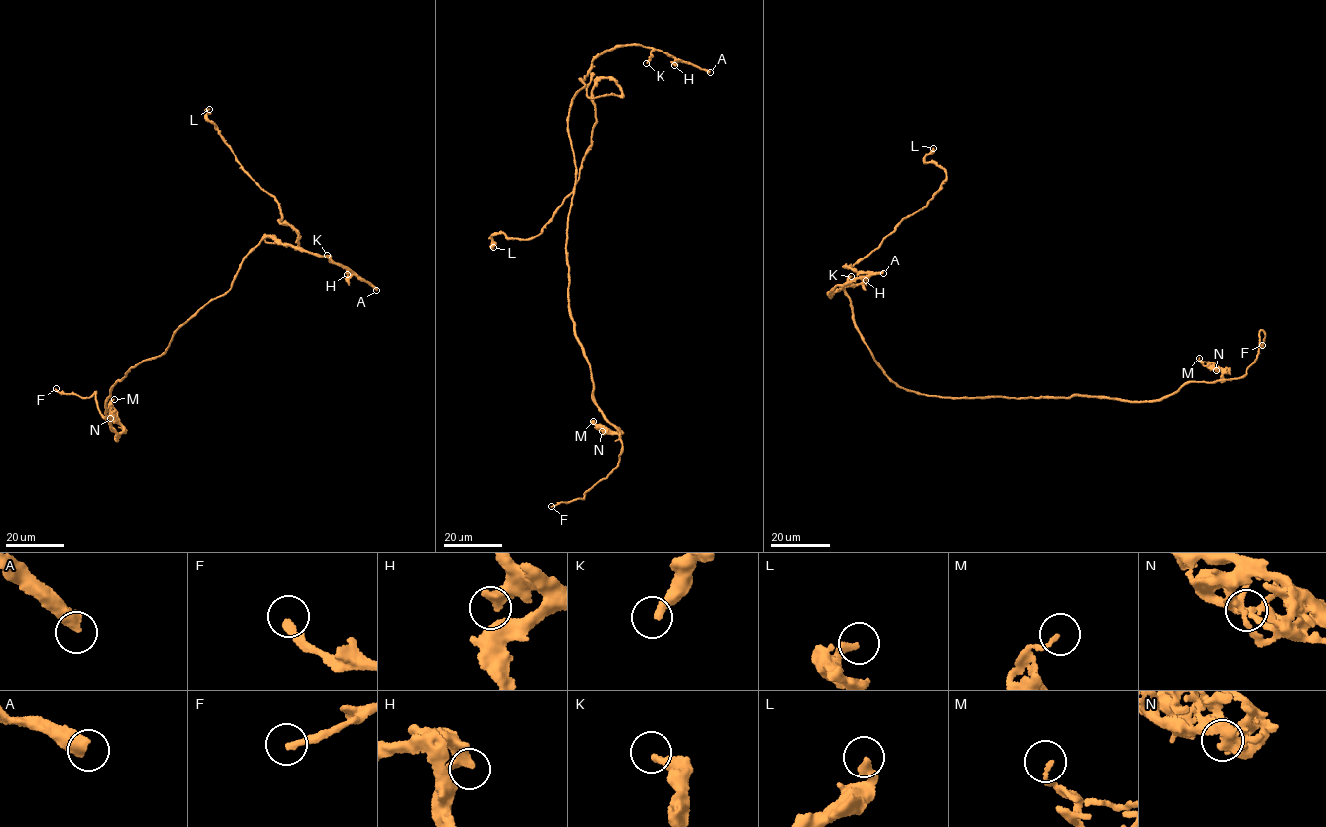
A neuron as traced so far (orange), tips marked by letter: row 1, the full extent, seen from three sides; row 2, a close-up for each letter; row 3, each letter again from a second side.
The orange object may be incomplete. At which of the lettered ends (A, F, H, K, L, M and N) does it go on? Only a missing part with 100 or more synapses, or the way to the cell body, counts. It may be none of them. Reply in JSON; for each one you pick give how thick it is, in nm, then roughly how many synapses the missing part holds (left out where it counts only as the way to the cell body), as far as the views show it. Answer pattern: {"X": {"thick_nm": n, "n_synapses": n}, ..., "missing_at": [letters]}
{"A": {"thick_nm": 500, "n_synapses": 350}, "missing_at": ["A"]}

